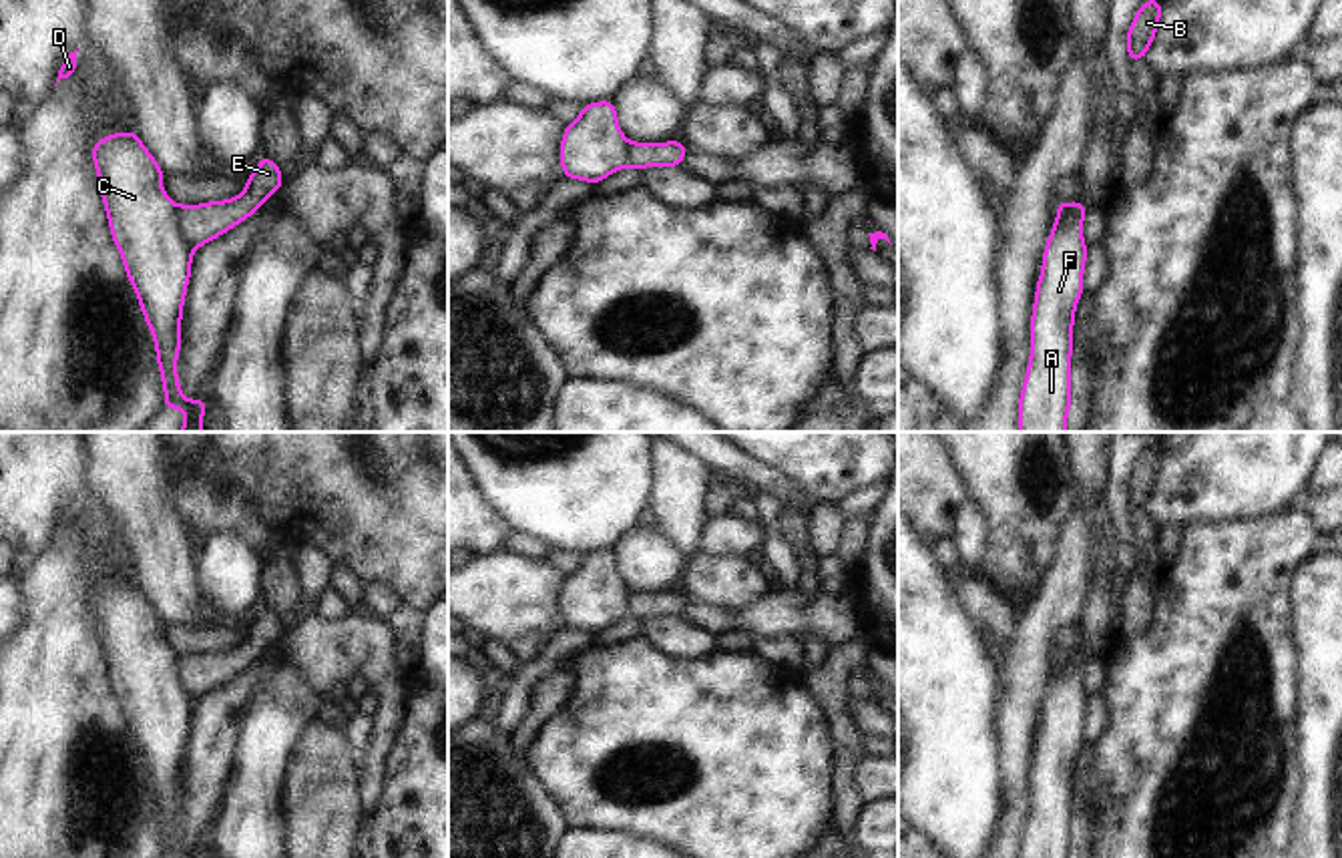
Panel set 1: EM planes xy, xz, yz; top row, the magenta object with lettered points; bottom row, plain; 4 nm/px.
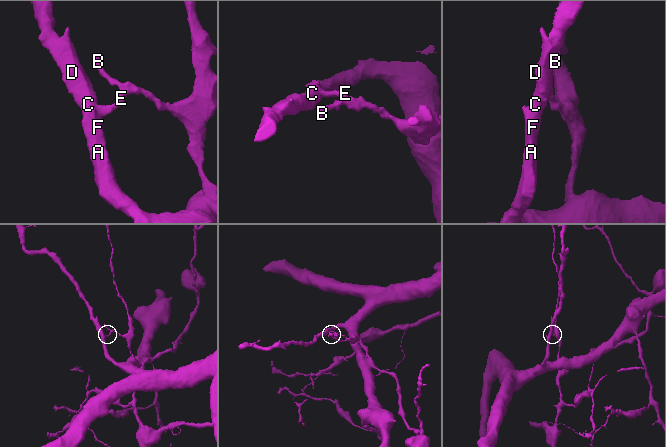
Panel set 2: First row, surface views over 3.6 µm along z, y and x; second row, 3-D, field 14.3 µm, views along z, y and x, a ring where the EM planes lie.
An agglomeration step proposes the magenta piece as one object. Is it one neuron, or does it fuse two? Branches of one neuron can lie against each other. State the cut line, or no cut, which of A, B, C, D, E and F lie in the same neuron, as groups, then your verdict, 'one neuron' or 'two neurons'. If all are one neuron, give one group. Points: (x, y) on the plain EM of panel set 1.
xy (175, 656), (175, 676), (193, 698) | A C D F / B E | two neurons

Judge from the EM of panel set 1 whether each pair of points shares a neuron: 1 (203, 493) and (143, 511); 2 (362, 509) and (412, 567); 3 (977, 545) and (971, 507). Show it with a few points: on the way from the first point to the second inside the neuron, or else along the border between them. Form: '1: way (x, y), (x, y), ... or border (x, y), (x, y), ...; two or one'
1: border (163, 457), (169, 503), (197, 543); two
2: way (376, 523), (406, 553); one
3: way (971, 535), (971, 517); one

